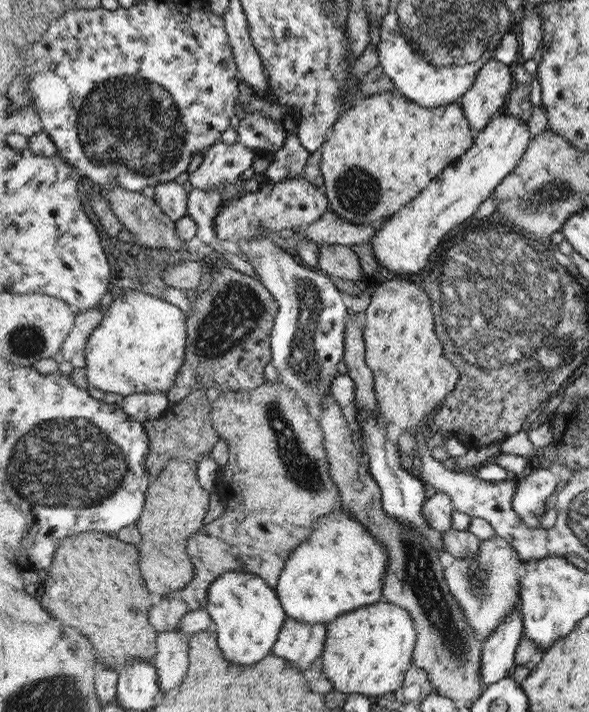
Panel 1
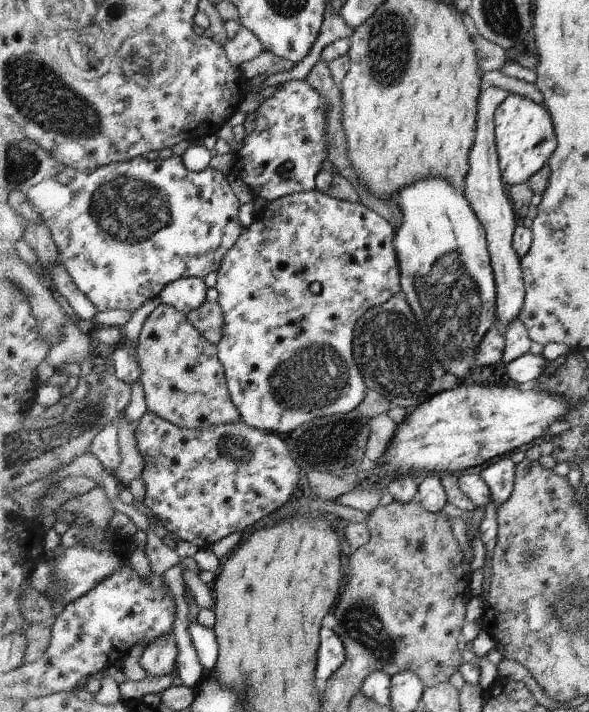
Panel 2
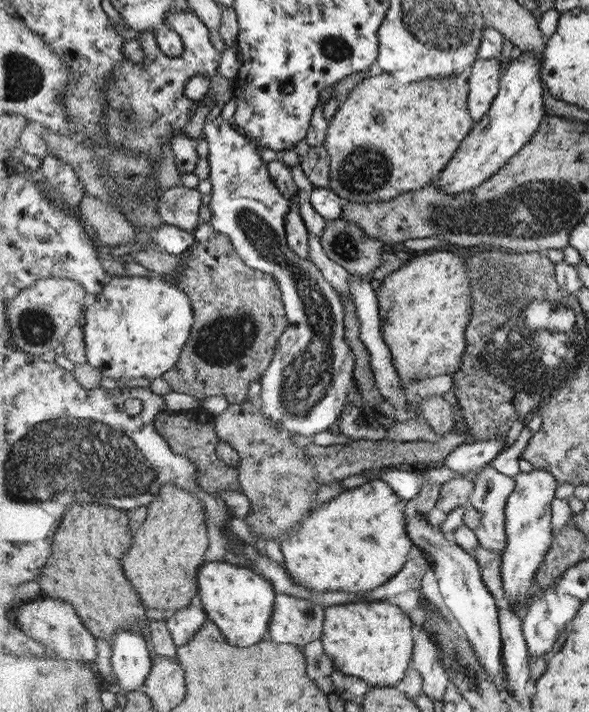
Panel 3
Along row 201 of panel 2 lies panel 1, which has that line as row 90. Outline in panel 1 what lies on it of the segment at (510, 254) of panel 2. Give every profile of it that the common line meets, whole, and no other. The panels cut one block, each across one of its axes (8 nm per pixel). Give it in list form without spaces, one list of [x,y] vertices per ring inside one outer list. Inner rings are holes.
[[[492,58],[481,67],[473,86],[459,101],[475,134],[488,126],[494,114],[504,106],[510,88],[512,74],[508,66]]]

